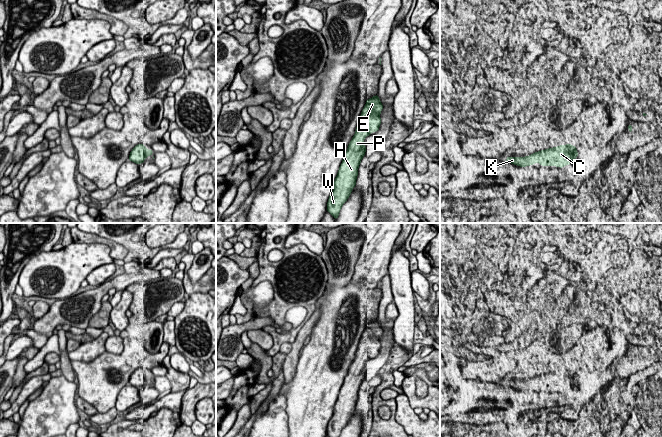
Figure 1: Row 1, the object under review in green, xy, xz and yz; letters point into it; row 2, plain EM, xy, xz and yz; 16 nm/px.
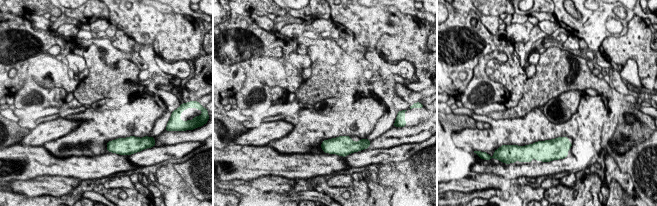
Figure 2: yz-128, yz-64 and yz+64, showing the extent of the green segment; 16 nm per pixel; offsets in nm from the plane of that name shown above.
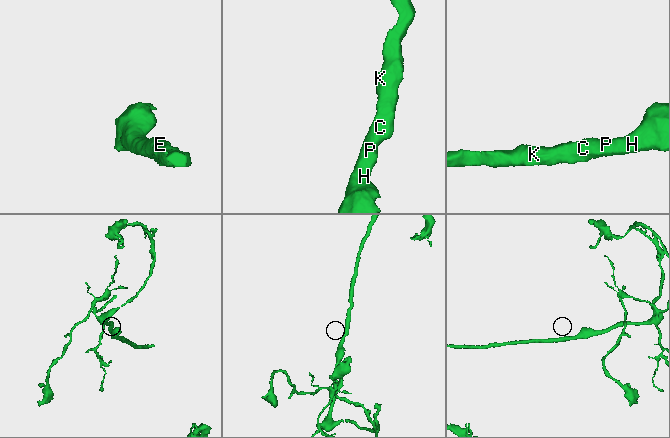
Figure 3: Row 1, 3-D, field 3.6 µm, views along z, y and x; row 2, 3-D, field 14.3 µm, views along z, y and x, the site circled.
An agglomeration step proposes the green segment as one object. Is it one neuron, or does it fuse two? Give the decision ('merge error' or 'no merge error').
no merge error

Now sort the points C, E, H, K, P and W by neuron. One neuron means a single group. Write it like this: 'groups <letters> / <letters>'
groups C E H K P W

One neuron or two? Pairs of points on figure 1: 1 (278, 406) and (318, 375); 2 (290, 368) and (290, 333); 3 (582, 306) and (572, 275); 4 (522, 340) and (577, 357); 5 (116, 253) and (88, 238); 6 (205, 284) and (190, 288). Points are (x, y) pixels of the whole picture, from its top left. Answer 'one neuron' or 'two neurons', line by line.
1: two neurons
2: two neurons
3: two neurons
4: two neurons
5: one neuron
6: one neuron

